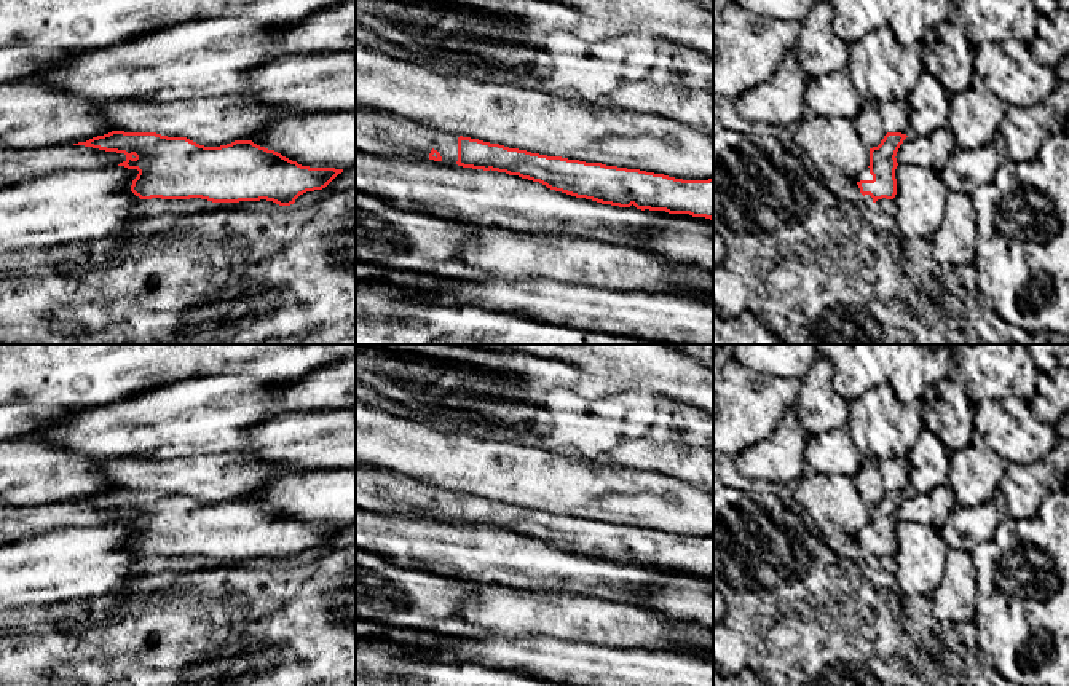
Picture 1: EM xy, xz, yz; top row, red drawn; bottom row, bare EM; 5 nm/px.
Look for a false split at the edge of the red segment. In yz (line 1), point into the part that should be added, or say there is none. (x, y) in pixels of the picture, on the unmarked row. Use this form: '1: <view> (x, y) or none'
1: yz (865, 532)

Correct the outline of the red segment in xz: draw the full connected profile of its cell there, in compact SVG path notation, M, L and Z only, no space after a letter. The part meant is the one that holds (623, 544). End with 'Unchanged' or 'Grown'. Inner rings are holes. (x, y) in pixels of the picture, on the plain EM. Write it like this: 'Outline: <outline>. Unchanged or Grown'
Outline: M356 471L356 507L412 512L448 522L458 522L463 525L483 528L491 526L539 539L550 547L576 555L592 557L602 562L619 565L630 565L633 562L641 568L665 568L669 571L689 571L692 574L705 574L713 578L713 536L683 538L640 526L586 520L562 514L547 514L527 507L509 506L499 501L483 499L479 496L442 490L392 472L375 474Z. Grown

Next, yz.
Outline: M887 490L878 504L870 506L870 523L863 526L855 539L863 555L870 560L893 557L897 552L895 526L897 509L906 491Z. Grown

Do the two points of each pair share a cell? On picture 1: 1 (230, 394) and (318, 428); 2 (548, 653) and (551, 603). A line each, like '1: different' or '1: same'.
1: different
2: different

